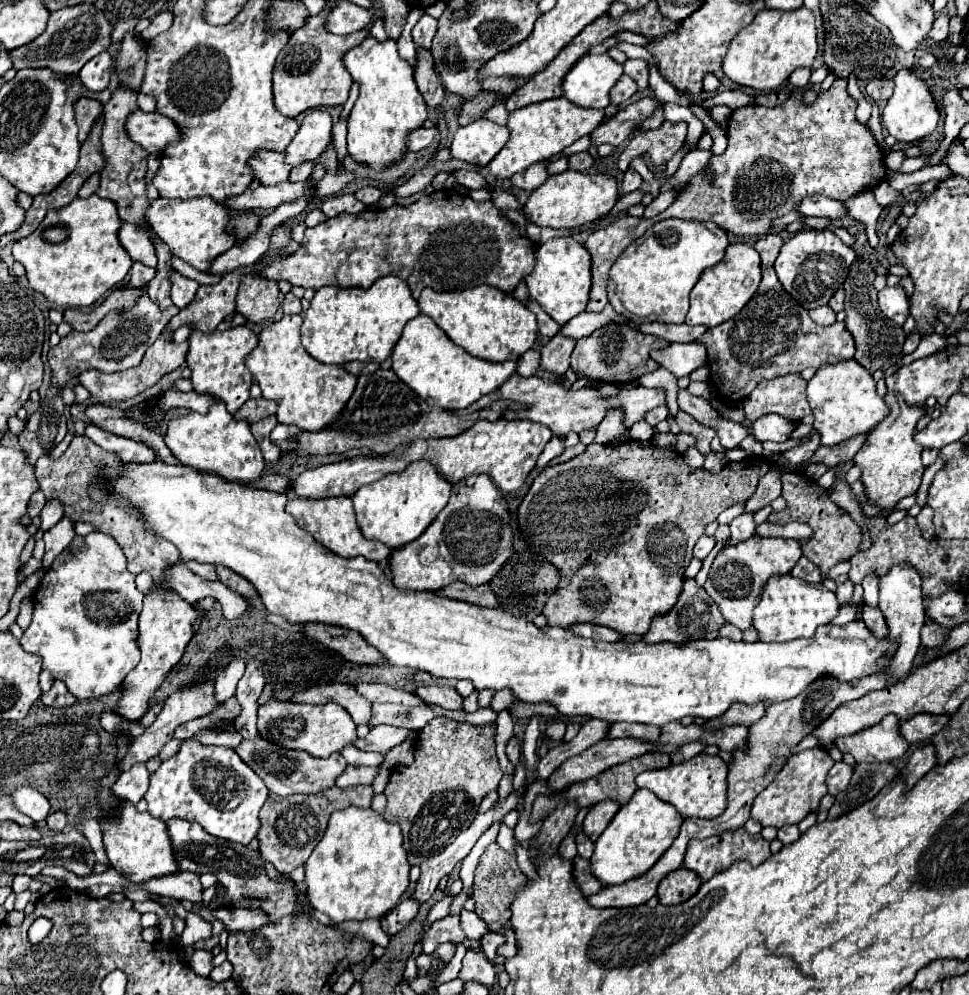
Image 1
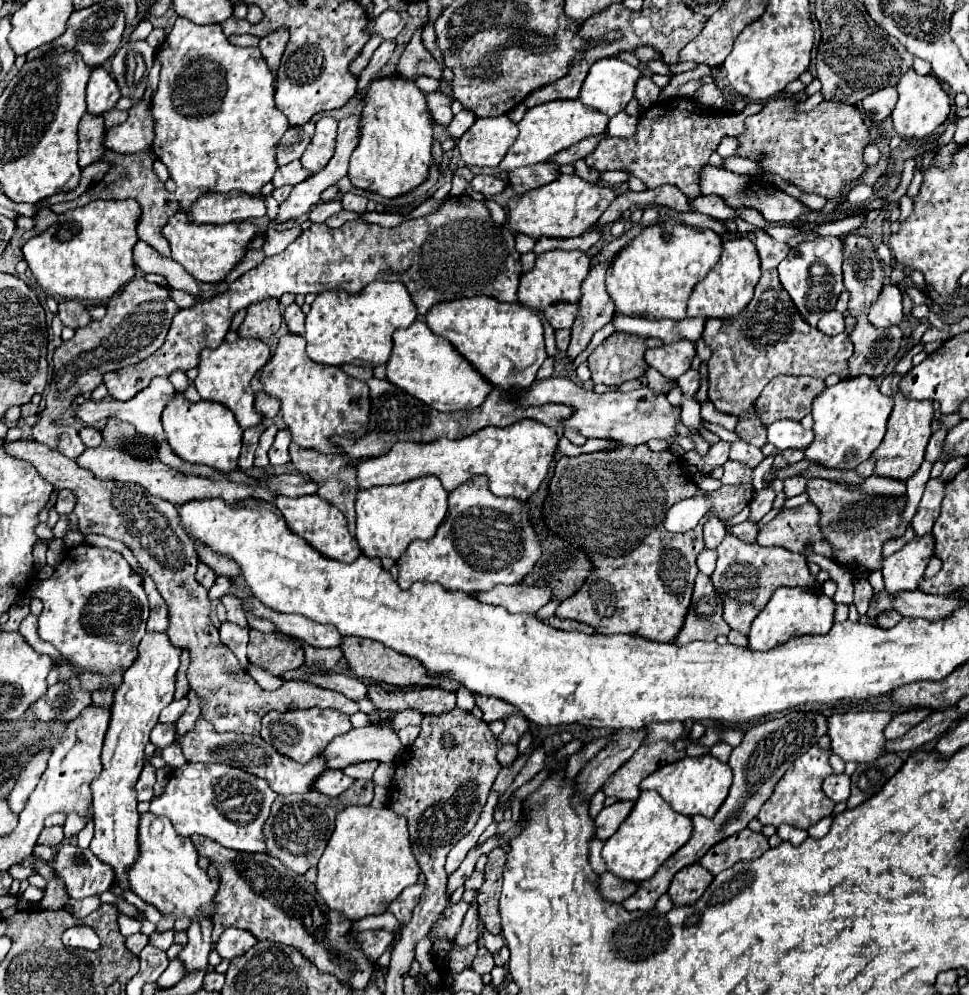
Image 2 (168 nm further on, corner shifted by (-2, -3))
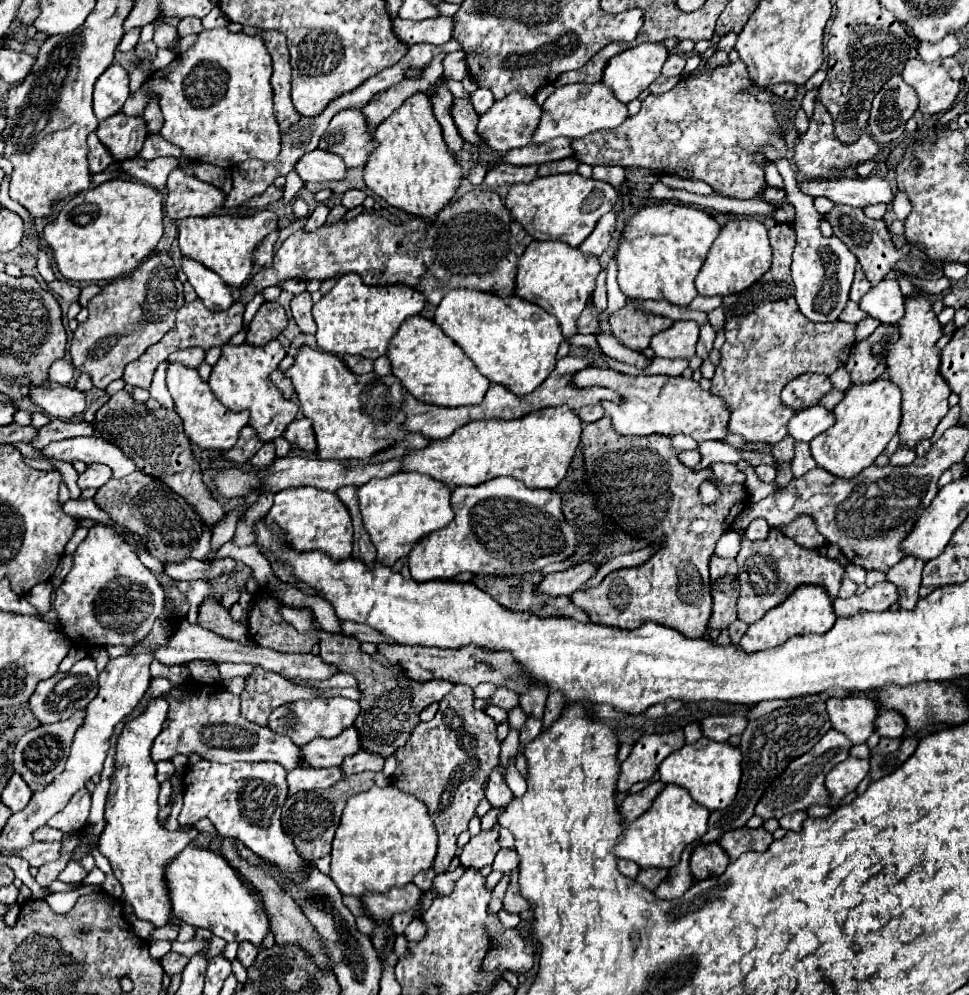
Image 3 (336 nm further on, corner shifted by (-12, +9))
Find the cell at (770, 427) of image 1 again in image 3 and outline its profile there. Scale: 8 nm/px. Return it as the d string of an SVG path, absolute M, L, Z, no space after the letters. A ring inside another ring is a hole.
M816 406L796 412L786 428L794 440L810 442L818 434L826 432L830 426L834 426L834 414L822 406Z

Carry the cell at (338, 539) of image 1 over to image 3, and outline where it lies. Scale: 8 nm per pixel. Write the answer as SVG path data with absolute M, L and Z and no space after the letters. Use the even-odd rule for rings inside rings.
M298 486L276 492L274 506L266 514L266 520L276 522L298 550L322 550L334 560L344 560L352 554L352 518L344 502L334 492L314 486Z

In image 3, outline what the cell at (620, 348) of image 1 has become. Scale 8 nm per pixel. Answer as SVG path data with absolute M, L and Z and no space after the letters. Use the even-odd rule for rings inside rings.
M632 304L626 306L610 316L610 330L616 340L636 352L644 352L650 344L650 338L666 328L672 326L670 318L654 316L636 310Z

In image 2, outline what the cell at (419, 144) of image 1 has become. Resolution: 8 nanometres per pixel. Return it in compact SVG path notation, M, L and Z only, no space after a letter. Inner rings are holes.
M464 108L464 110L460 110L460 112L456 114L456 118L452 120L452 124L450 124L446 130L450 132L450 136L460 138L460 136L462 136L474 122L476 122L476 114L474 114L472 110Z

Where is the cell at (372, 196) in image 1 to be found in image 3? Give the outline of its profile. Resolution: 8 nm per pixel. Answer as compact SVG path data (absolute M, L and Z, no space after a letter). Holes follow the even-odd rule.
M348 190L348 192L344 192L342 204L346 208L354 208L354 206L360 206L364 202L364 198L366 198L366 194L362 190Z

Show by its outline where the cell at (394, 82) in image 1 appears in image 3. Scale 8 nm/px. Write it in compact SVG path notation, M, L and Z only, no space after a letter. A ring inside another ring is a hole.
M416 92L410 96L374 130L374 138L376 148L364 164L366 186L388 204L434 220L438 210L444 208L454 196L462 178L462 168L456 162L456 154L442 138L442 128L432 112L430 96L426 92Z

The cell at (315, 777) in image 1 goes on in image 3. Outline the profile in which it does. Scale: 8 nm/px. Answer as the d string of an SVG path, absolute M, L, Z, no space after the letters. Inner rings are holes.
M192 684L192 696L178 702L170 694L166 694L170 702L168 712L168 728L160 732L152 746L152 760L170 760L176 754L200 754L206 760L214 762L278 762L286 770L302 766L302 750L288 740L288 736L274 734L268 726L258 726L240 716L240 700L238 696L222 690L220 684Z

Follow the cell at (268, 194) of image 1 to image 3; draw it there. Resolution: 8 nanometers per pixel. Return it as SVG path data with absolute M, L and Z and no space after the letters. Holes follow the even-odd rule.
M180 168L168 176L166 190L164 210L172 220L186 216L212 216L224 210L226 194L220 188L200 182L194 176L186 176Z

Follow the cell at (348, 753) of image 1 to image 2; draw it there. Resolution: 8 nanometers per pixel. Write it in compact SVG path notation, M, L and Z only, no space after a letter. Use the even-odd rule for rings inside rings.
M360 762L360 764L352 764L348 768L344 768L342 772L350 778L362 778L362 780L372 780L372 774L376 770L376 762Z

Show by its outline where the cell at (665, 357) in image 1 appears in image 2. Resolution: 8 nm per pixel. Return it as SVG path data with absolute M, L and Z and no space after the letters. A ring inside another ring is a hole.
M678 340L678 344L664 344L660 348L648 350L644 354L644 360L650 368L656 368L662 376L678 380L690 368L694 356L696 356L694 344L690 344L690 340Z

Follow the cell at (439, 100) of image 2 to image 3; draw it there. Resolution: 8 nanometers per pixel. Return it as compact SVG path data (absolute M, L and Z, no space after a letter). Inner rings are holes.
M456 98L452 104L452 118L454 124L460 132L460 136L472 144L480 142L480 136L476 136L476 124L478 124L478 114L474 112L472 104L468 98Z

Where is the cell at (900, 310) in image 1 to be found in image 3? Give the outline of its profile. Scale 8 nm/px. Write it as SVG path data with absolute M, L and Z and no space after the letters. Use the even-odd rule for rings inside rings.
M888 278L870 288L860 300L860 308L864 308L864 312L886 324L896 324L904 316L904 304L906 298L900 292L898 280Z

